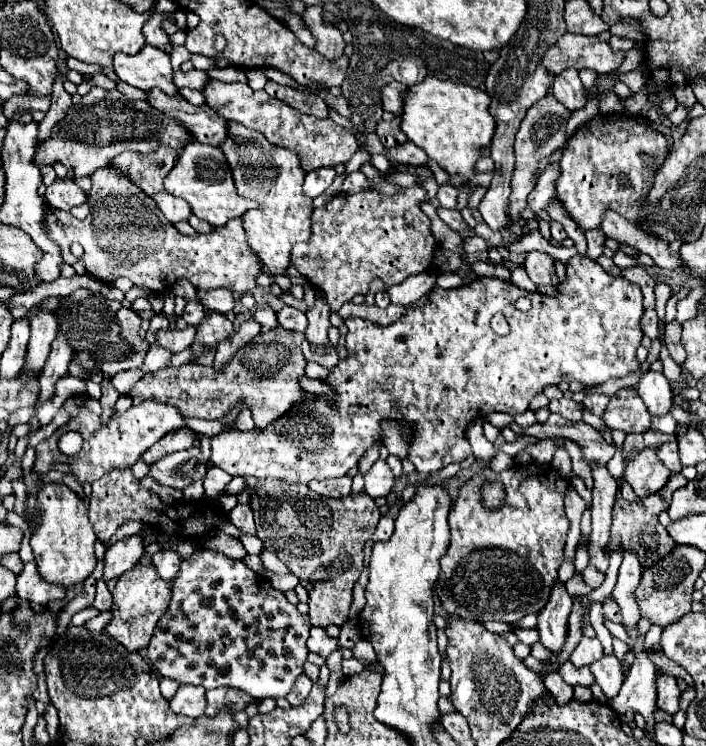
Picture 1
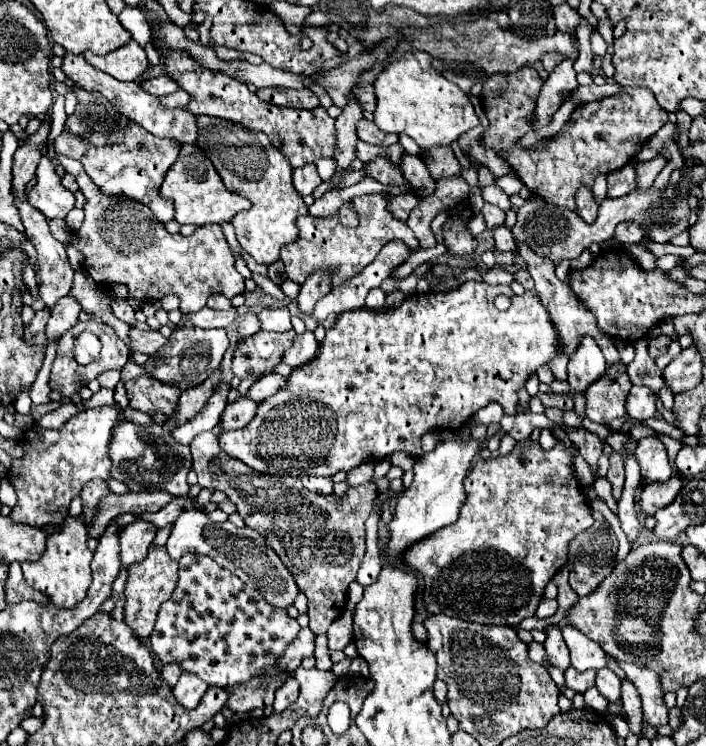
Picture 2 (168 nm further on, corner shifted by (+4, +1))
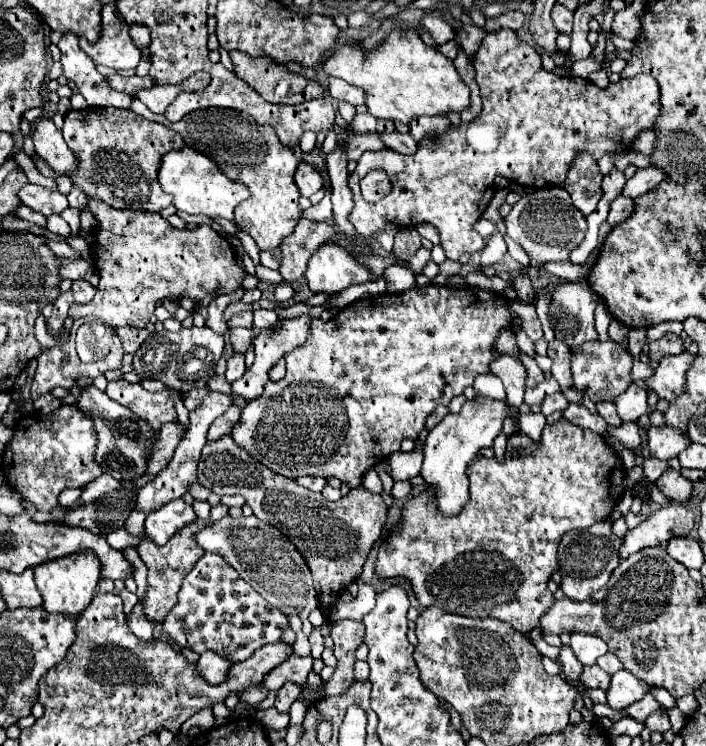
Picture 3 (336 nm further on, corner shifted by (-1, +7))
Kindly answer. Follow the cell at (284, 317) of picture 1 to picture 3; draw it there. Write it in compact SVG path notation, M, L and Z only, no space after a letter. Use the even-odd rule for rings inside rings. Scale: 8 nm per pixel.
M254 310L254 328L268 330L278 322L278 314L274 310Z

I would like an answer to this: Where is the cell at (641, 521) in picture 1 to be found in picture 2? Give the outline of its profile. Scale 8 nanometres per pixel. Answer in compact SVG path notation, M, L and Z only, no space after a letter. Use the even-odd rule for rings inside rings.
M679 476L669 478L669 482L651 482L641 490L641 510L645 514L655 514L659 508L665 508L677 498L683 482Z

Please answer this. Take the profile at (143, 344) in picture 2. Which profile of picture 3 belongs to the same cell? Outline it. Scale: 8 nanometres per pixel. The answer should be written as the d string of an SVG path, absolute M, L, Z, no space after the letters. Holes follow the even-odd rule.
M118 328L116 334L120 336L122 344L124 344L124 350L134 354L148 338L150 338L150 332L146 328Z

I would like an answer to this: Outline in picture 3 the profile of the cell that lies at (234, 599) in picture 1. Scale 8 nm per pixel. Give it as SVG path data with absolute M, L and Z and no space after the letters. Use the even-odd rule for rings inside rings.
M204 552L186 574L178 592L178 602L162 622L162 632L180 648L190 648L196 654L212 650L232 664L238 664L248 660L258 648L278 642L288 626L288 616L262 600L262 596L244 582L222 556Z

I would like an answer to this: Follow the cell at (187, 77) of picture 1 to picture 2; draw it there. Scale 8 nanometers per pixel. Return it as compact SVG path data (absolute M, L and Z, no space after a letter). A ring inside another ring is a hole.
M159 76L153 80L145 80L141 84L143 90L149 90L149 94L157 94L157 96L167 96L171 92L175 92L179 86L175 84L175 80L171 80L169 76Z

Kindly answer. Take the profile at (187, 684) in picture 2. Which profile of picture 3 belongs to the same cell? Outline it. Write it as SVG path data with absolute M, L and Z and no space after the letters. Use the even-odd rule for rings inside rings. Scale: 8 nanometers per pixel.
M204 652L196 664L198 674L204 682L208 684L220 684L222 676L226 676L230 664L226 664L226 660L222 660L220 656L214 656L214 652Z

